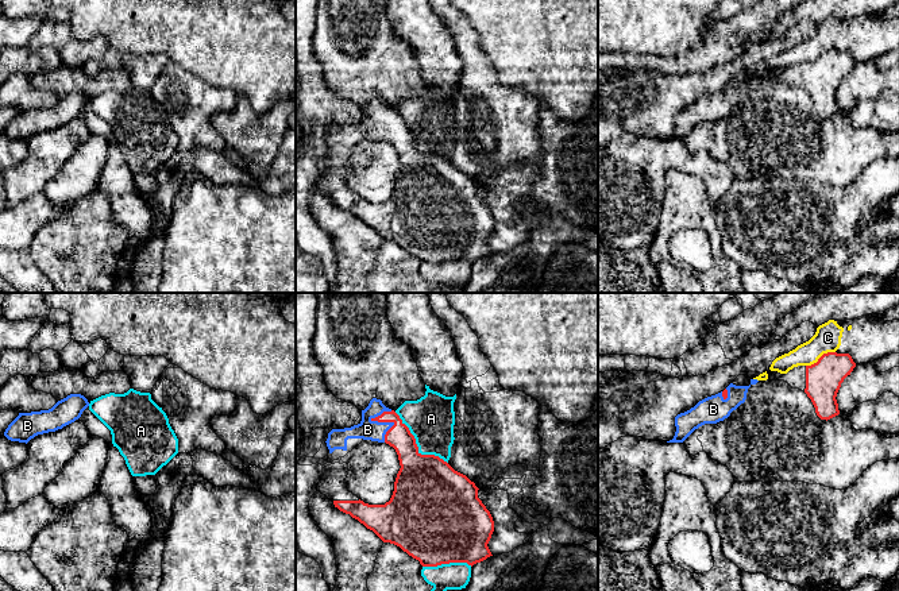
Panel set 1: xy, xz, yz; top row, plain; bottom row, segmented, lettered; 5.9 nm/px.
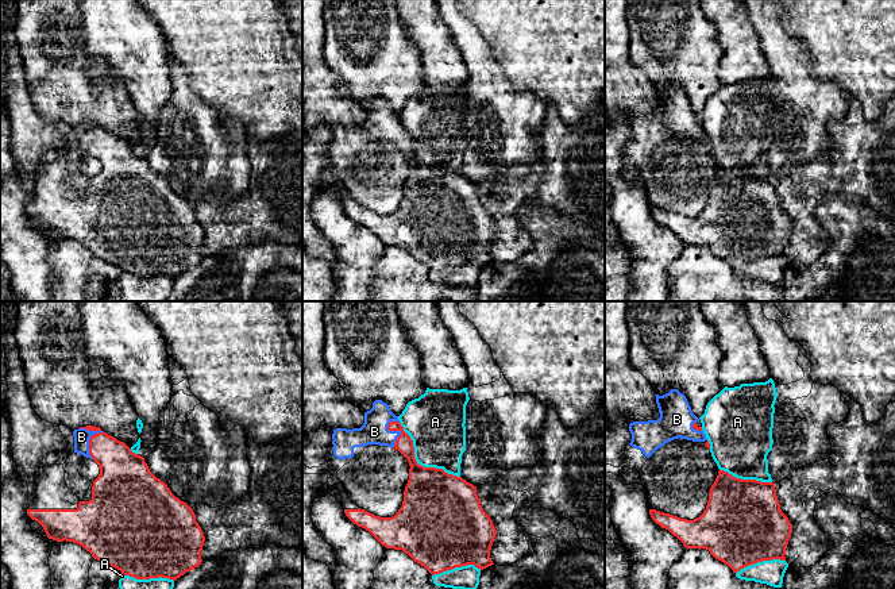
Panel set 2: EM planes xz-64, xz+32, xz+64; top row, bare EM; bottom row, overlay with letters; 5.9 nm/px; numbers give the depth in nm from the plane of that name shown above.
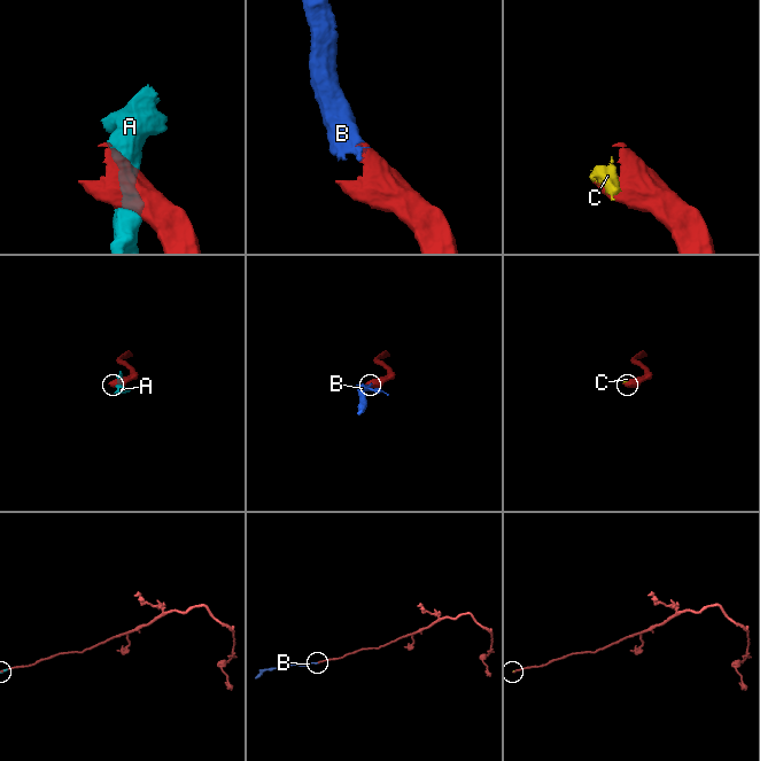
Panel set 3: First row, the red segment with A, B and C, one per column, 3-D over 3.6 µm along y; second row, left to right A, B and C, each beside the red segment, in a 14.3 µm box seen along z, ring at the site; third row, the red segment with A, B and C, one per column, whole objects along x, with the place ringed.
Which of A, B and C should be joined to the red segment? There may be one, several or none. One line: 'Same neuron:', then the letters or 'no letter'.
Same neuron: B

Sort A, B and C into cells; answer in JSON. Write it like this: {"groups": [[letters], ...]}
{"groups": [["A"], ["B"], ["C"]]}

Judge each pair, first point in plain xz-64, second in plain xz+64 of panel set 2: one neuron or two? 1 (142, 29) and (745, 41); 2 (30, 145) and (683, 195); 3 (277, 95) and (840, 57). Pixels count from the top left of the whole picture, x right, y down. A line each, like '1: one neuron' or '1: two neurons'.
1: one neuron
2: two neurons
3: one neuron

